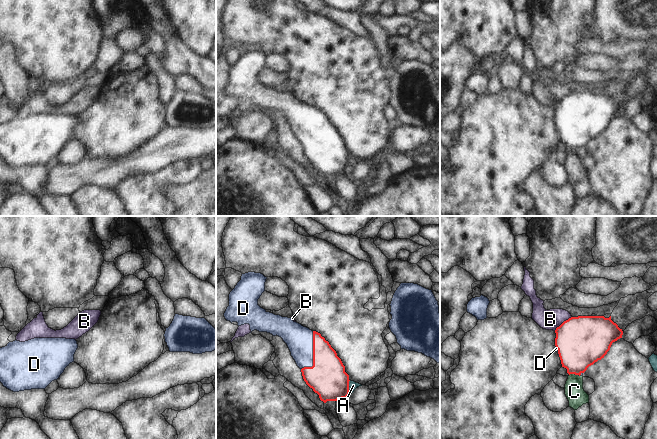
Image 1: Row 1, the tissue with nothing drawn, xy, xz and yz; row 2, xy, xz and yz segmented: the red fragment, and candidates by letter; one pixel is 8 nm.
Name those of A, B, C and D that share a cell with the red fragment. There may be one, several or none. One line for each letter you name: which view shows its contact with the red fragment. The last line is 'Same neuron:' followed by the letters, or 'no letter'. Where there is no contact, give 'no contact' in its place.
D: contact in xz
Same neuron: D

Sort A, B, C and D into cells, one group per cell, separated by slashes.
A C / B / D

